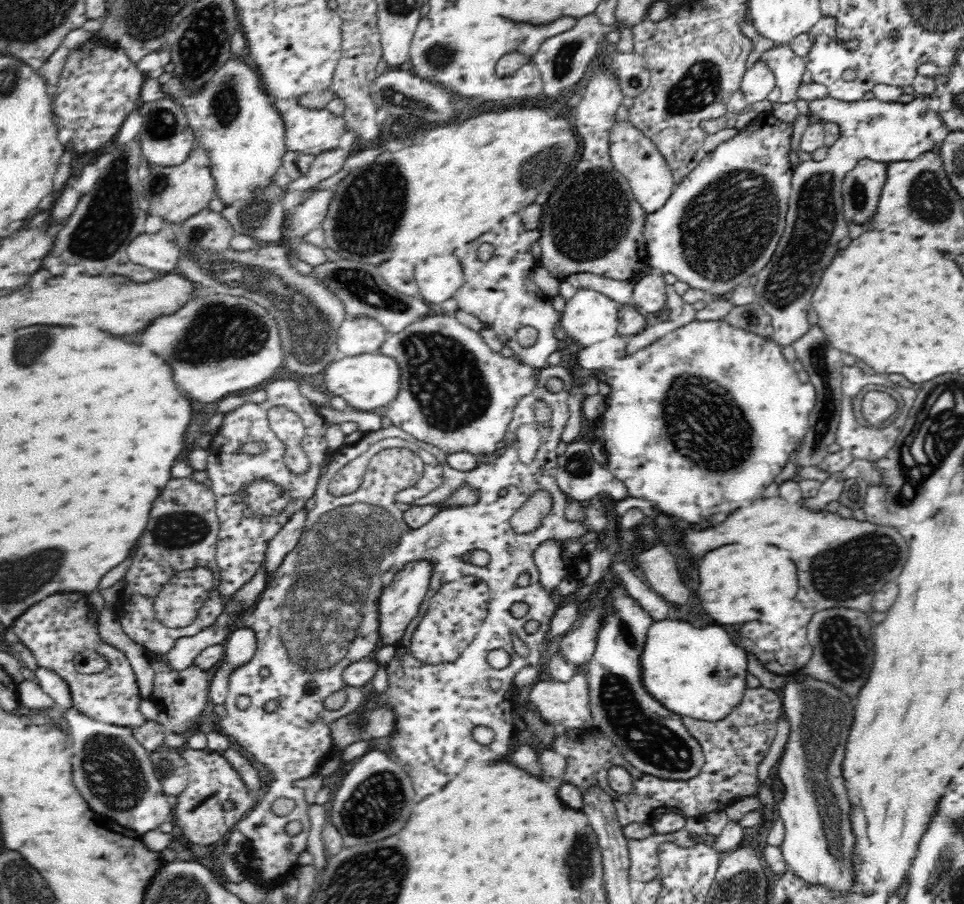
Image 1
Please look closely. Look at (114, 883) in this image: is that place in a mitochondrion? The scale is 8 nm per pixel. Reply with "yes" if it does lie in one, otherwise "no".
no

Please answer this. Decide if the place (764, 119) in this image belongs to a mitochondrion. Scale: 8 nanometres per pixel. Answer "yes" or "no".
no

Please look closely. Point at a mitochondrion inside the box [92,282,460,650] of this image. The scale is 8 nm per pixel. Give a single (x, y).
(224, 333)

